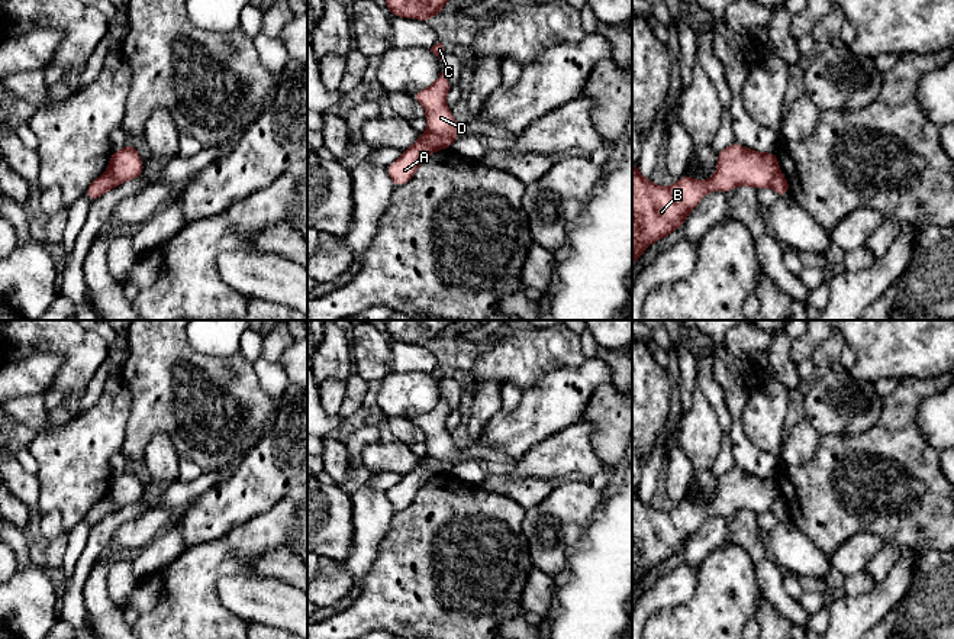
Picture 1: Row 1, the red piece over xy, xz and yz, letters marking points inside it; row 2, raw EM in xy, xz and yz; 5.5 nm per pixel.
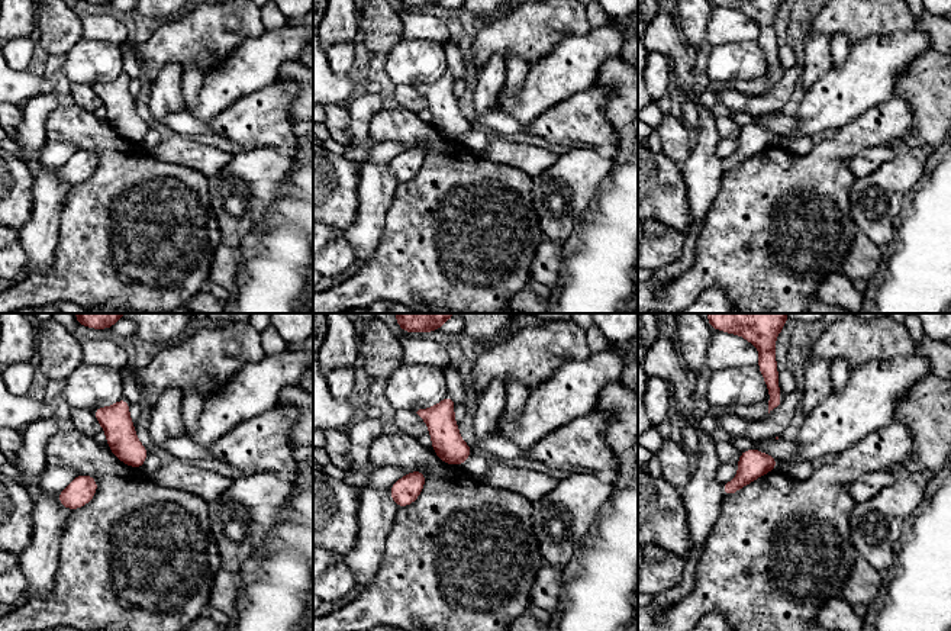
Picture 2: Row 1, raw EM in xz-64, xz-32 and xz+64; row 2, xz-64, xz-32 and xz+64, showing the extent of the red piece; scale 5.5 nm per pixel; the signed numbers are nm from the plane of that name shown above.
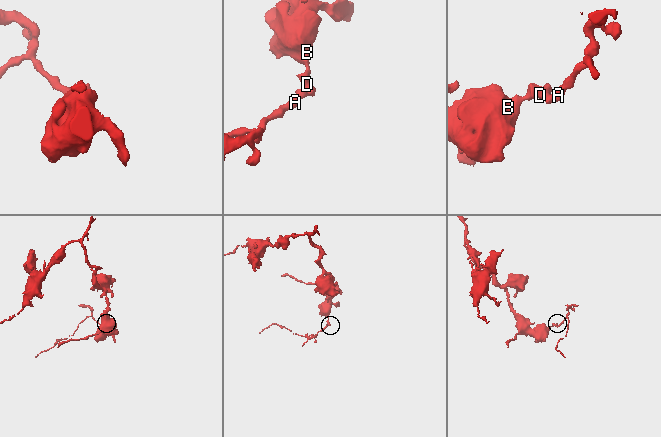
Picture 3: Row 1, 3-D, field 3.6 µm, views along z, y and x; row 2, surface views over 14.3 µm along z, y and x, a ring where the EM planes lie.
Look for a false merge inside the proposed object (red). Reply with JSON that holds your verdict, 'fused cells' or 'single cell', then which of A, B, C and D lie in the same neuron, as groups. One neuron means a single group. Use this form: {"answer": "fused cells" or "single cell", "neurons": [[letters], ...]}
{"answer": "fused cells", "neurons": [["A"], ["B", "C", "D"]]}

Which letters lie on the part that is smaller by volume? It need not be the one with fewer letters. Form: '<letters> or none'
A

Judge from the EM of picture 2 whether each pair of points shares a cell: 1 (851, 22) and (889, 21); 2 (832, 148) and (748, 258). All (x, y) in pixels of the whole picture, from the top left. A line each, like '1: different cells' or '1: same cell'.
1: same cell
2: same cell

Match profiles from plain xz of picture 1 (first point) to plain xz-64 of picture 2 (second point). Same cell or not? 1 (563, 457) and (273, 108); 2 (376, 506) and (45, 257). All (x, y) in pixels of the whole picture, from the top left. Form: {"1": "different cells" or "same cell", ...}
{"1": "same cell", "2": "same cell"}

